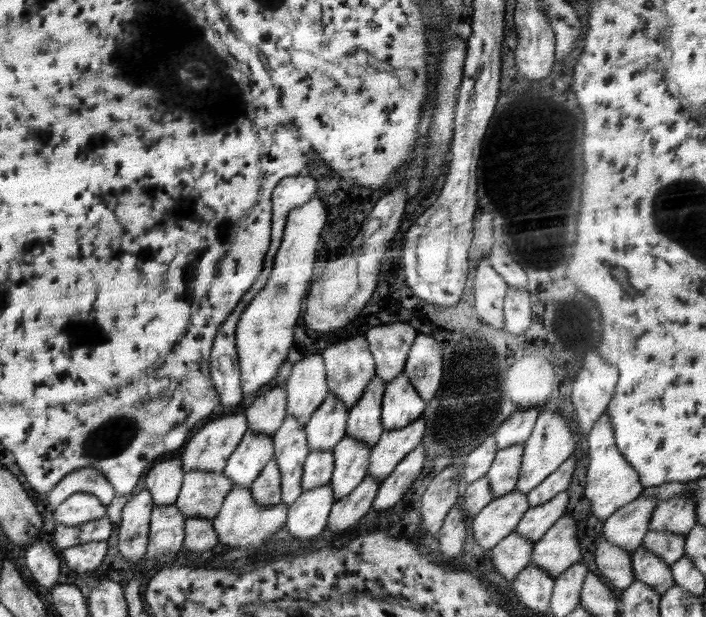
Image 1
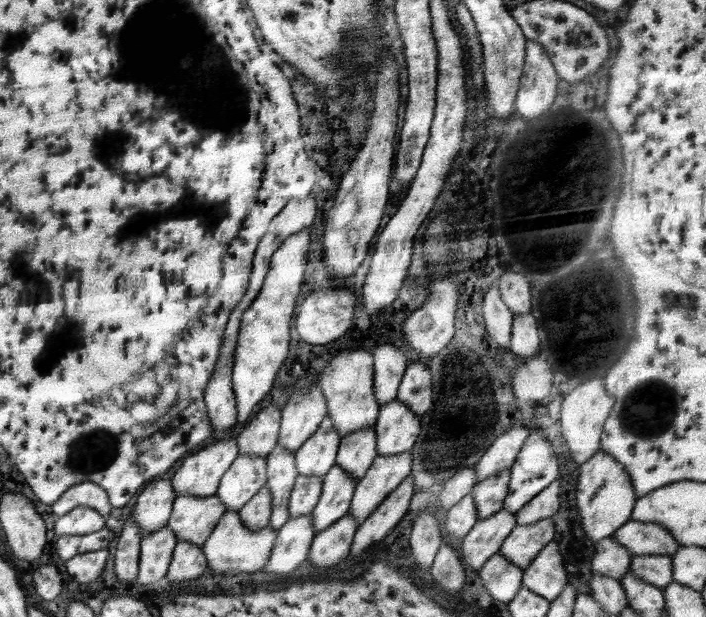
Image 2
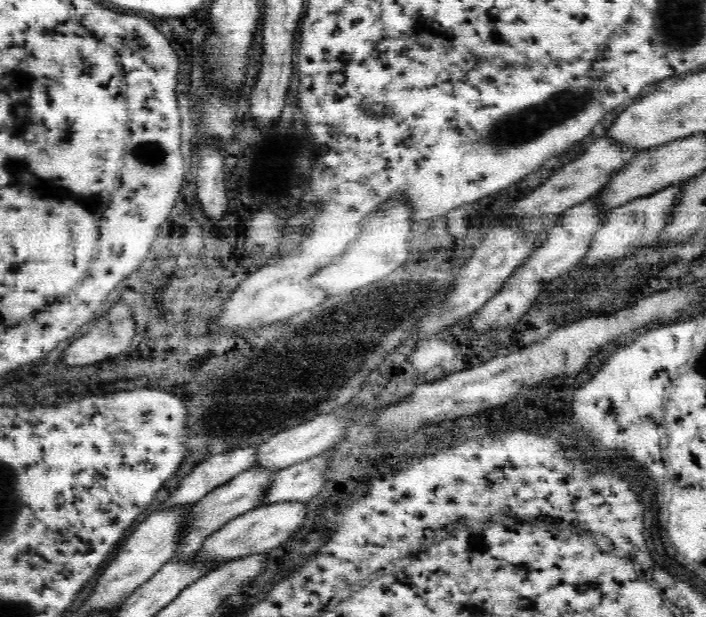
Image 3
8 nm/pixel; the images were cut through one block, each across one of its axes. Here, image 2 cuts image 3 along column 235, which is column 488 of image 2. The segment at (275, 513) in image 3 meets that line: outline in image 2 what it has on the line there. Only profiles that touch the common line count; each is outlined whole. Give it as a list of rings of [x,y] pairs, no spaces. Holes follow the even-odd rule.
[[[506,509],[477,522],[462,540],[461,558],[479,572],[488,558],[499,552],[504,539],[516,525],[516,516]]]

